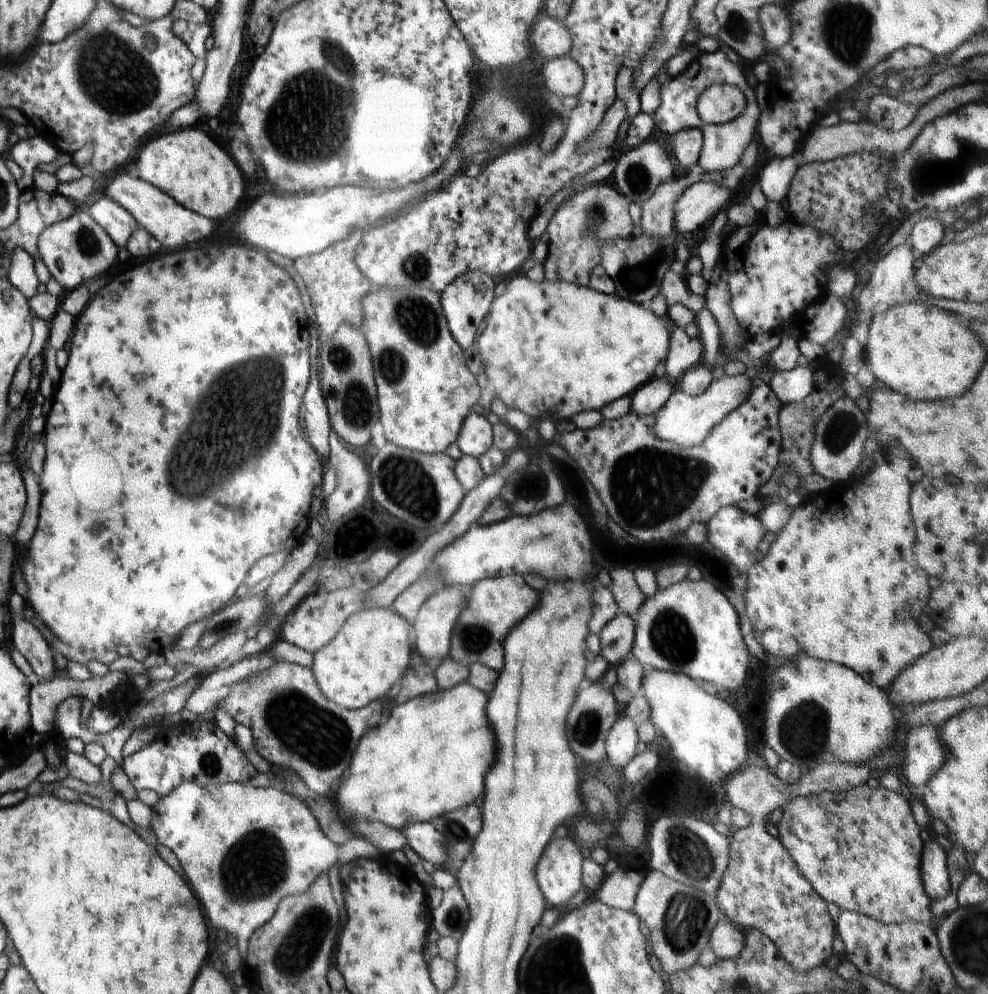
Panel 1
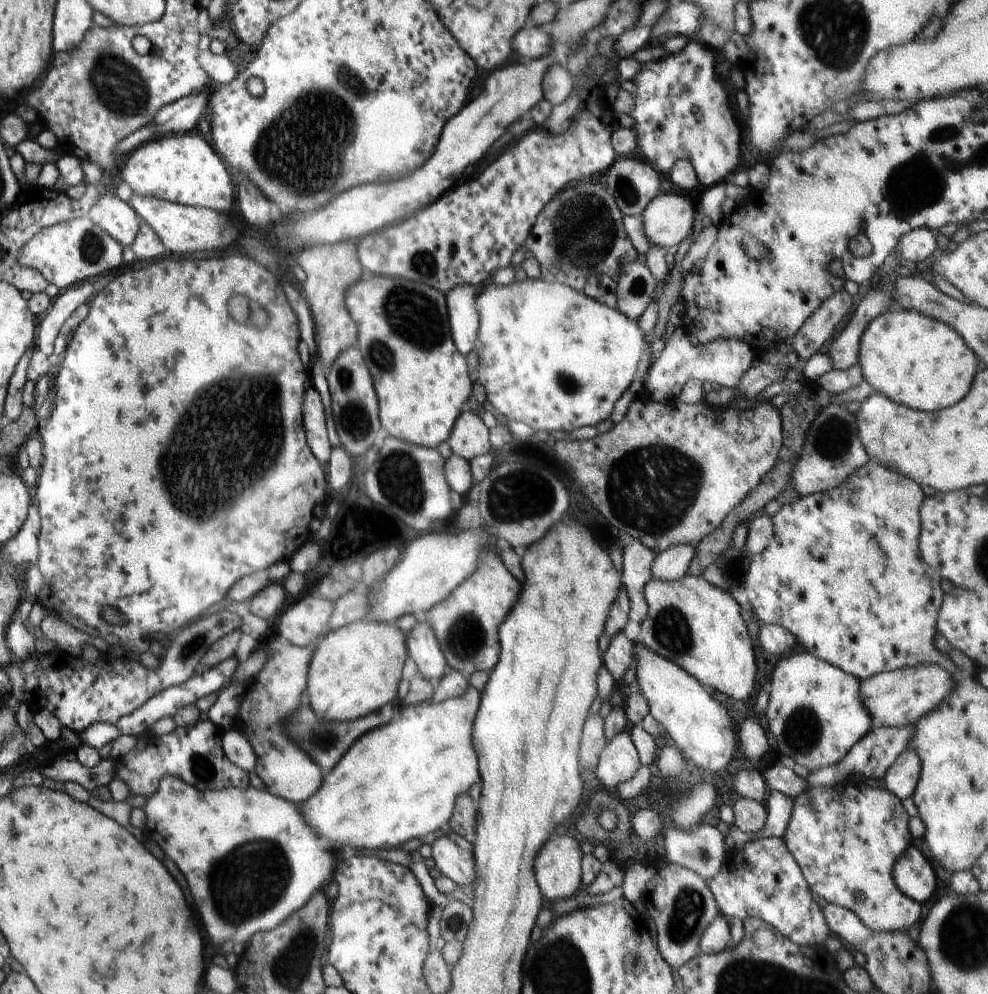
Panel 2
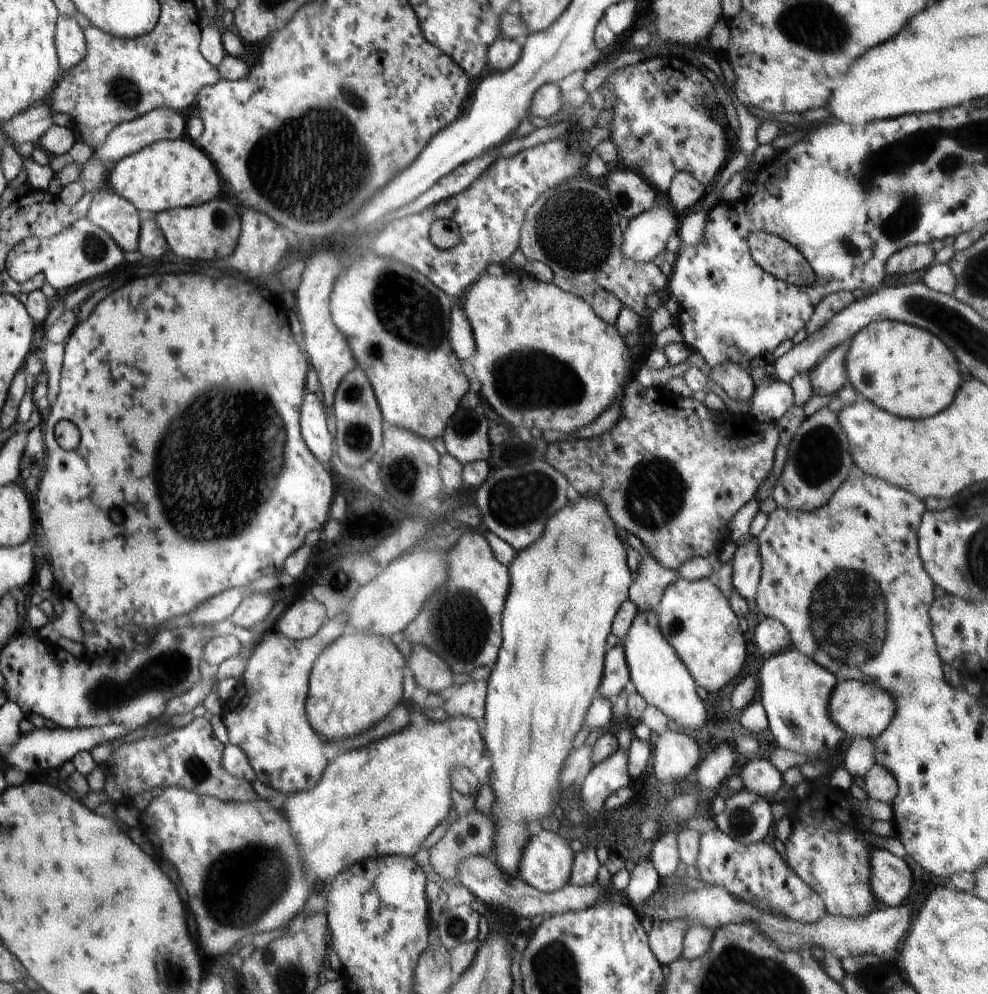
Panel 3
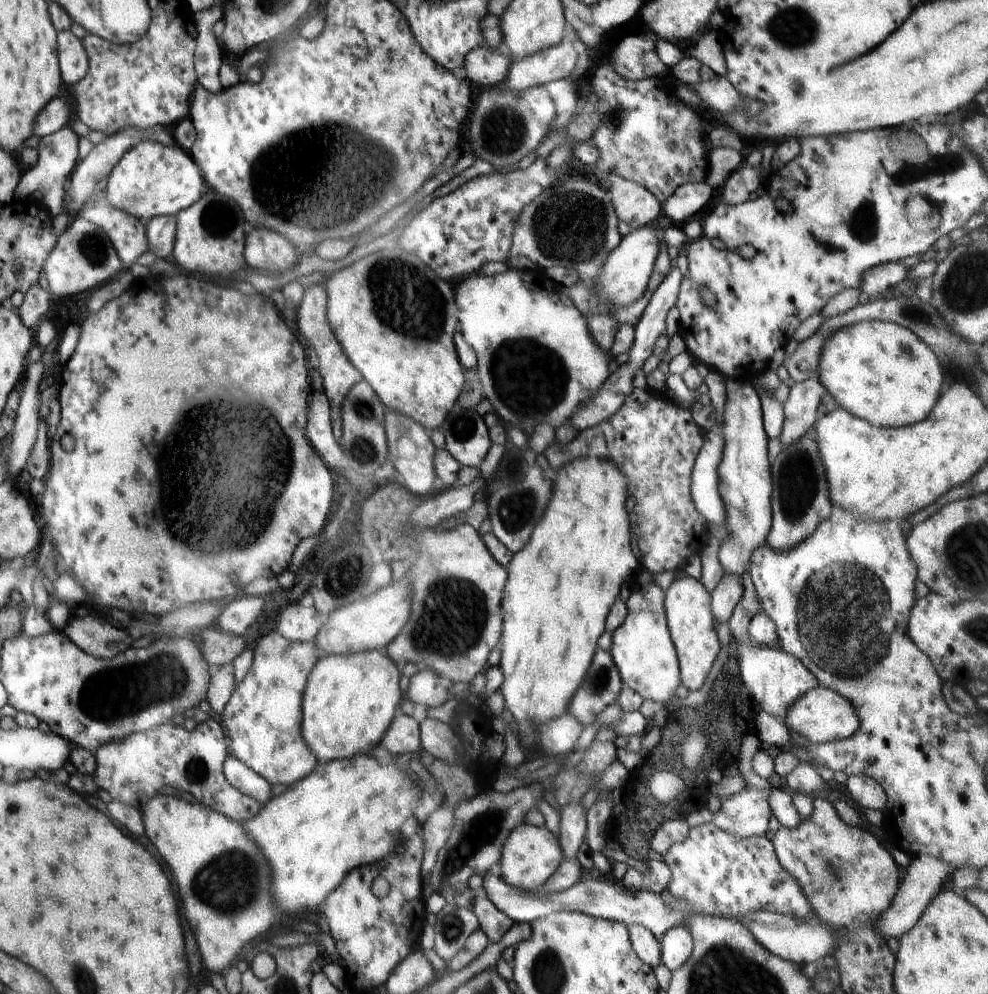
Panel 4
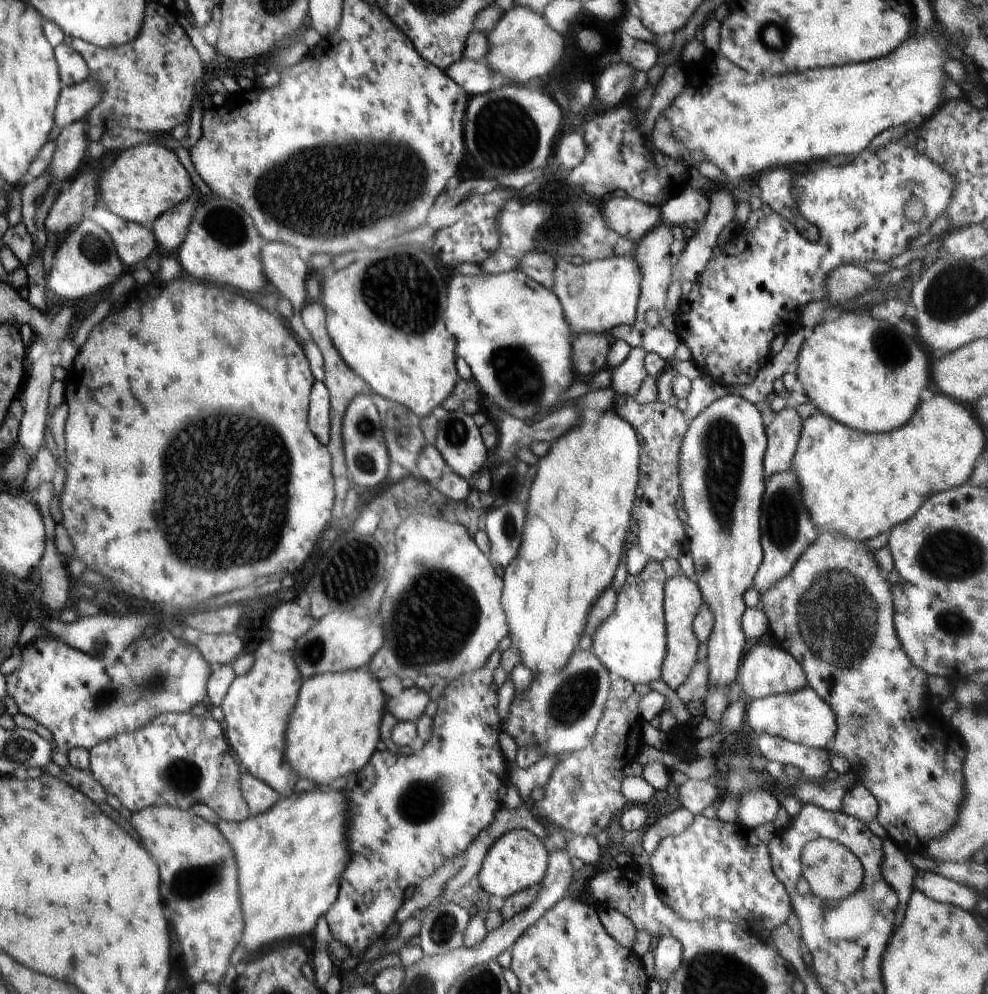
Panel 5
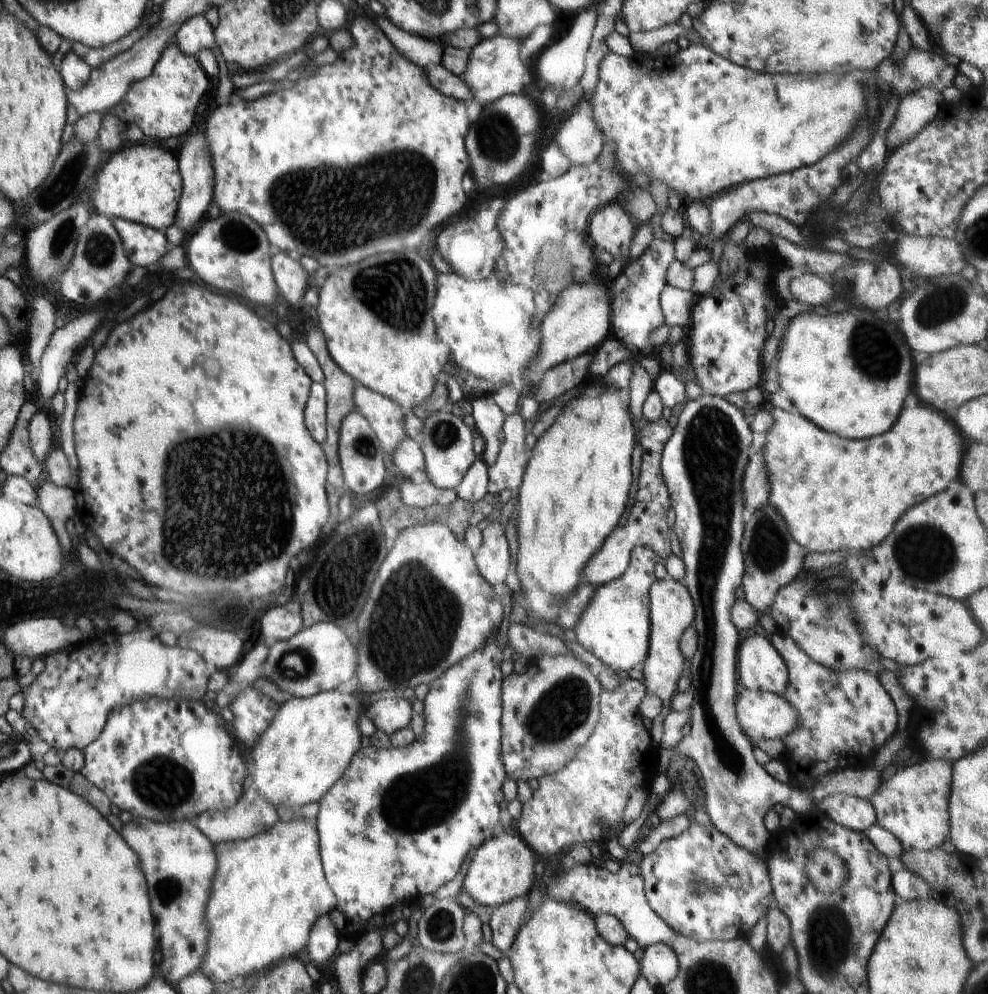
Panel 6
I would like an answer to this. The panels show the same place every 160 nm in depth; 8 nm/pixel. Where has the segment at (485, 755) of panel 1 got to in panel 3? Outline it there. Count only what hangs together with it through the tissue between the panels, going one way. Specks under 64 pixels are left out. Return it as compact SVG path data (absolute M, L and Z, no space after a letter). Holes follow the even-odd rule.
M448 716L442 722L428 720L423 728L416 728L410 722L406 728L382 736L382 740L366 748L340 752L328 761L322 780L314 788L286 795L286 801L279 808L280 816L288 832L298 840L310 876L316 882L330 882L356 860L362 862L376 854L414 858L431 832L449 816L453 806L450 772L456 766L471 770L480 762L484 744L478 730L478 722L468 716Z

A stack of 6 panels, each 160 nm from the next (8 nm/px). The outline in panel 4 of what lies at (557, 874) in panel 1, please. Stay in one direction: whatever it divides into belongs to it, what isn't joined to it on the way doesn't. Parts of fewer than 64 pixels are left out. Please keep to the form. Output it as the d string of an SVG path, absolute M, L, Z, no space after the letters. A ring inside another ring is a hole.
M520 824L506 838L500 856L499 875L506 884L523 891L536 891L554 874L564 860L560 840L546 827Z

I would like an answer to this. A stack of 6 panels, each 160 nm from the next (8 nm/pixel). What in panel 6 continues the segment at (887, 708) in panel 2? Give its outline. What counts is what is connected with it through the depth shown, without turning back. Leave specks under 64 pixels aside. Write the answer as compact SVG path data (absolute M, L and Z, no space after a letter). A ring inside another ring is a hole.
M744 689L737 694L738 724L754 743L780 739L797 727L797 713L782 695Z

